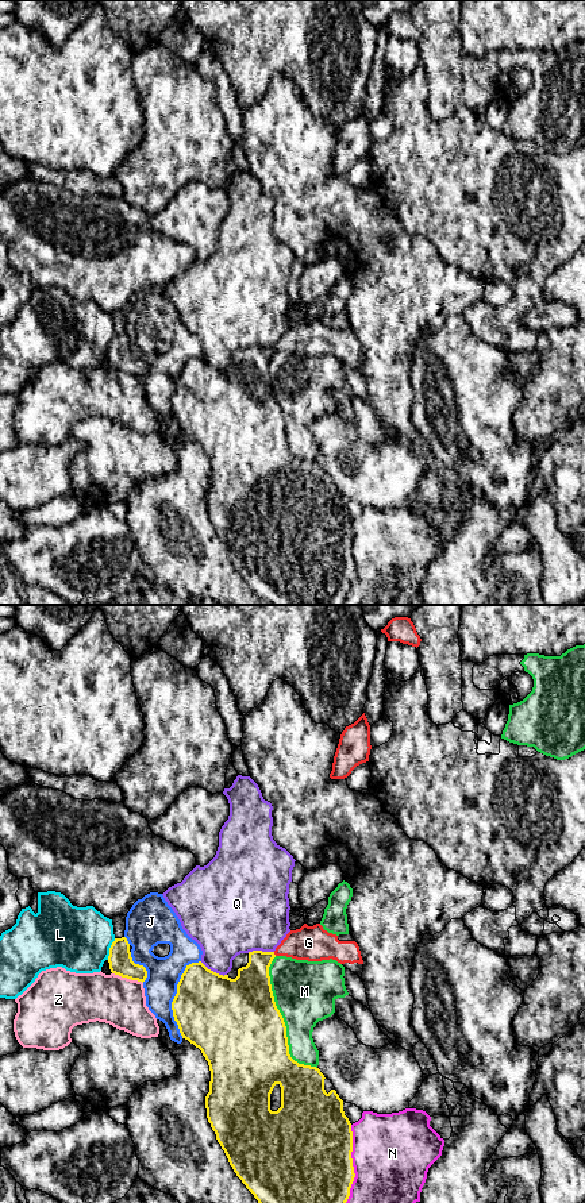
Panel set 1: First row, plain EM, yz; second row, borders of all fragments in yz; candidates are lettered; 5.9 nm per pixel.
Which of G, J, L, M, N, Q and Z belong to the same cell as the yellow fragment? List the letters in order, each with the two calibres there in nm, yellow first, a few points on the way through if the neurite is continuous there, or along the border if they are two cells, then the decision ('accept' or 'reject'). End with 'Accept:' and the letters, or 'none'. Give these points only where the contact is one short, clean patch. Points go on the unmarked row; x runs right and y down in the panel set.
G: 240/200 nm | across yz (251, 384), (257, 365), (273, 349), (292, 340), (308, 338) | accept
J: 440/200 nm | reject
L: 140/380 nm | reject
M: 500/380 nm | reject
N: 500/460 nm | reject
Q: 240/480 nm | reject
Z: 140/300 nm | reject
Accept: G

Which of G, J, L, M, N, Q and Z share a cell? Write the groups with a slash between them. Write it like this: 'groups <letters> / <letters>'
groups G / J / L / M / N / Q / Z

